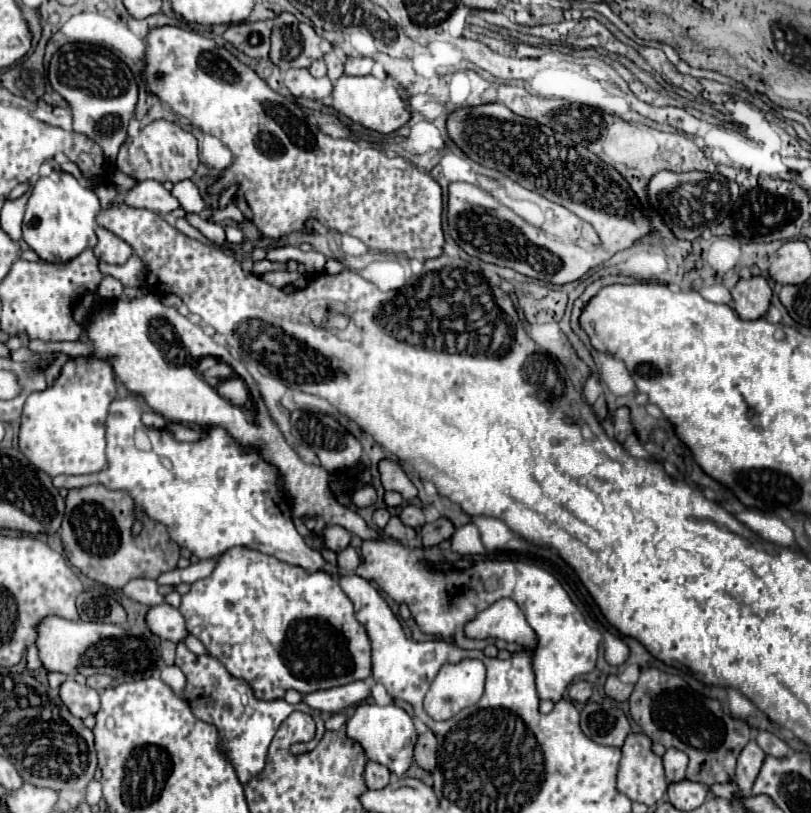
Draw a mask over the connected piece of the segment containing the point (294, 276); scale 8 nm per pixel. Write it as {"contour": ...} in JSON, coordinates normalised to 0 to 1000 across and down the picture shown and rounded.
{"contour":[[[337,333],[337,336],[327,336],[327,338],[322,338],[322,343],[327,343],[329,348],[334,348],[334,351],[339,351],[339,353],[351,353],[351,351],[361,348],[372,339],[375,338],[367,333]]]}

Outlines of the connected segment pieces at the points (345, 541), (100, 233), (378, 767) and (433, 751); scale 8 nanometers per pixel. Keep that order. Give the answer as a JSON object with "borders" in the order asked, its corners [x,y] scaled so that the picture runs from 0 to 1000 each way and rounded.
{"borders":[[[[403,646],[398,653],[396,653],[396,658],[398,658],[398,670],[403,673],[403,675],[411,675],[411,678],[423,678],[428,670],[430,670],[430,665],[433,665],[433,656],[430,653],[425,653],[423,648],[418,648],[418,646]]],[[[120,279],[117,287],[122,292],[122,299],[117,301],[115,309],[117,309],[117,314],[120,314],[122,321],[137,323],[137,326],[152,326],[164,314],[162,301],[157,301],[152,294],[147,294],[144,289],[139,289],[137,284],[132,284],[127,279]]],[[[453,936],[453,943],[450,943],[450,966],[453,966],[455,970],[477,968],[480,961],[482,961],[482,948],[480,948],[475,941]]],[[[531,899],[517,904],[517,911],[512,916],[512,936],[529,951],[534,951],[534,943],[539,943],[539,909]]]]}

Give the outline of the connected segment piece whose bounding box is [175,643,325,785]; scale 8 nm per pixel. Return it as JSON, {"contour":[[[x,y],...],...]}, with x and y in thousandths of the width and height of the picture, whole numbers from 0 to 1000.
{"contour":[[[221,791],[216,818],[228,828],[228,835],[231,835],[231,843],[226,847],[226,860],[231,860],[238,867],[236,875],[238,875],[238,879],[243,879],[243,884],[248,884],[253,889],[260,889],[270,897],[270,904],[273,904],[273,911],[275,911],[273,919],[280,926],[280,931],[285,934],[285,938],[290,941],[290,948],[292,948],[292,956],[295,956],[297,966],[307,963],[317,951],[324,948],[332,914],[339,907],[346,889],[361,875],[381,877],[386,882],[386,887],[391,889],[391,902],[381,914],[361,914],[359,926],[364,926],[364,929],[379,926],[398,907],[398,899],[401,899],[398,884],[388,872],[383,872],[376,865],[354,867],[354,862],[349,862],[349,860],[314,862],[314,857],[307,850],[305,840],[300,835],[292,835],[285,828],[280,828],[280,823],[260,806],[240,806],[238,801],[233,801],[228,796],[228,791]]]}

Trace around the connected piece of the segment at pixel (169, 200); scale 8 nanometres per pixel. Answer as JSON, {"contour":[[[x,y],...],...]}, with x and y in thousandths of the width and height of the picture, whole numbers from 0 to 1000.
{"contour":[[[171,223],[166,232],[152,240],[152,247],[162,255],[176,255],[191,260],[199,267],[206,267],[223,255],[221,247],[194,223]]]}

